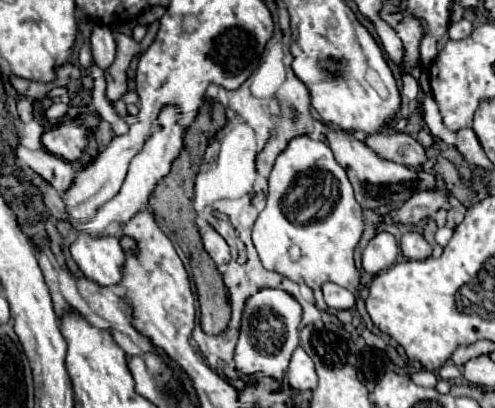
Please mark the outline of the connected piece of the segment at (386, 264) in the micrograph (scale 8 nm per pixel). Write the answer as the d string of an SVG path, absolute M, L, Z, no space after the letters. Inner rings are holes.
M390 232L376 234L362 252L362 268L368 274L378 274L384 268L390 268L398 258L398 242Z

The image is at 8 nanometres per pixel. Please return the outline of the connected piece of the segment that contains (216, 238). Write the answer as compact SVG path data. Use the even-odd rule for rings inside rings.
M208 228L208 230L202 234L202 242L204 242L206 252L210 254L210 258L212 258L218 266L224 266L224 264L230 262L230 248L228 248L226 240L224 240L214 228Z

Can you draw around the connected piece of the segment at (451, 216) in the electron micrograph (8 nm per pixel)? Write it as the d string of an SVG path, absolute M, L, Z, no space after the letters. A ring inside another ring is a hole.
M454 200L452 202L452 212L448 212L448 226L456 228L464 220L464 214L466 214L466 208L458 200Z

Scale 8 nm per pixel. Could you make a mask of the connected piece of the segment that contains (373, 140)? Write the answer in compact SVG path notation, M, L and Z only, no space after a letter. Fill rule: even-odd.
M378 132L378 134L370 134L364 142L382 158L404 164L404 166L418 168L428 162L426 150L408 134Z

